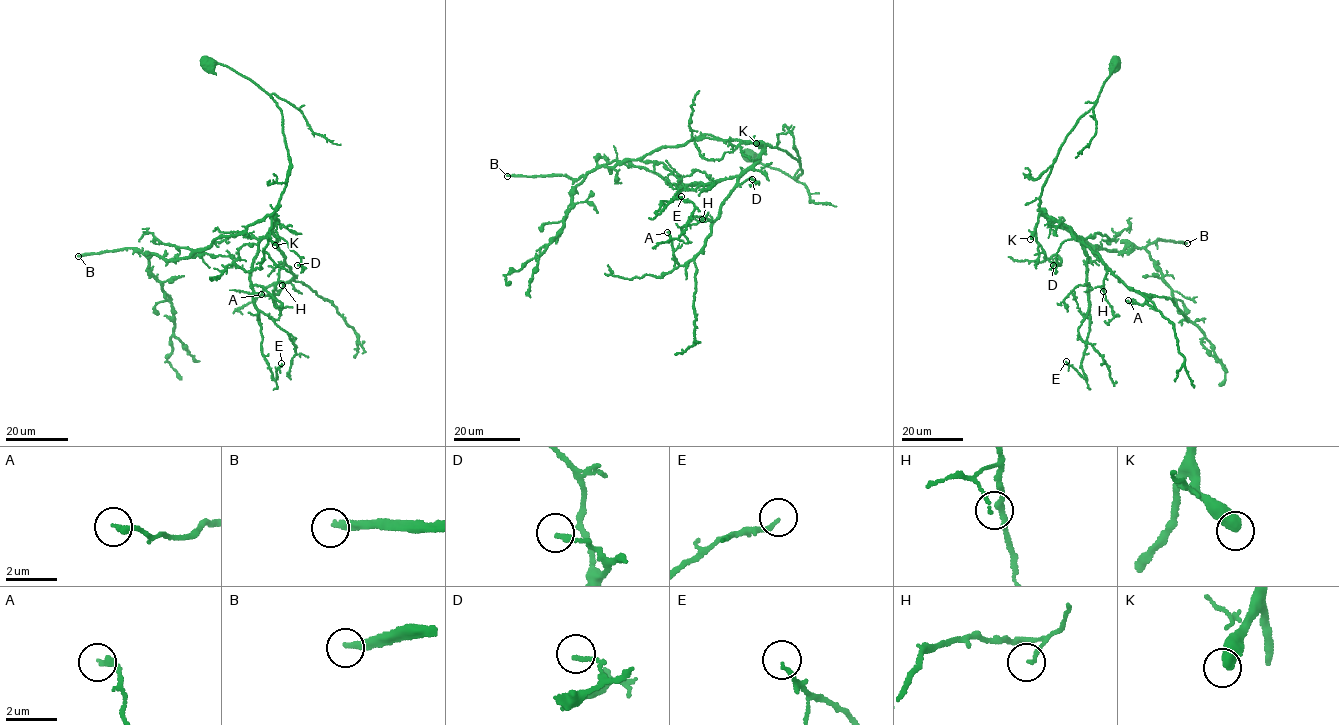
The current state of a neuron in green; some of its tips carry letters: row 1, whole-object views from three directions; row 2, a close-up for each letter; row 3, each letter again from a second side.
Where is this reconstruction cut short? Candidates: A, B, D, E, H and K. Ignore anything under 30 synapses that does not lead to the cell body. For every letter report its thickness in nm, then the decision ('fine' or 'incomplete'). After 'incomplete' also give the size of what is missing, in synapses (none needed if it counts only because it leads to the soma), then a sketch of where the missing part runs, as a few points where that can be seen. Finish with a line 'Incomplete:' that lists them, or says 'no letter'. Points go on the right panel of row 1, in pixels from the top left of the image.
A: 240 nm thick; fine
B: 260 nm thick; incomplete; about 120 synapses; missing branch runs (1187, 243), (1203, 239), (1211, 265), (1238, 299), (1250, 331), (1250, 362), (1256, 374)
D: 130 nm thick; fine
E: 150 nm thick; fine
H: 120 nm thick; fine
K: 480 nm thick; incomplete; about 50 synapses; missing branch runs (1030, 239), (1032, 245), (1046, 259), (1073, 278), (1075, 288), (1086, 302)
Incomplete: B, K

